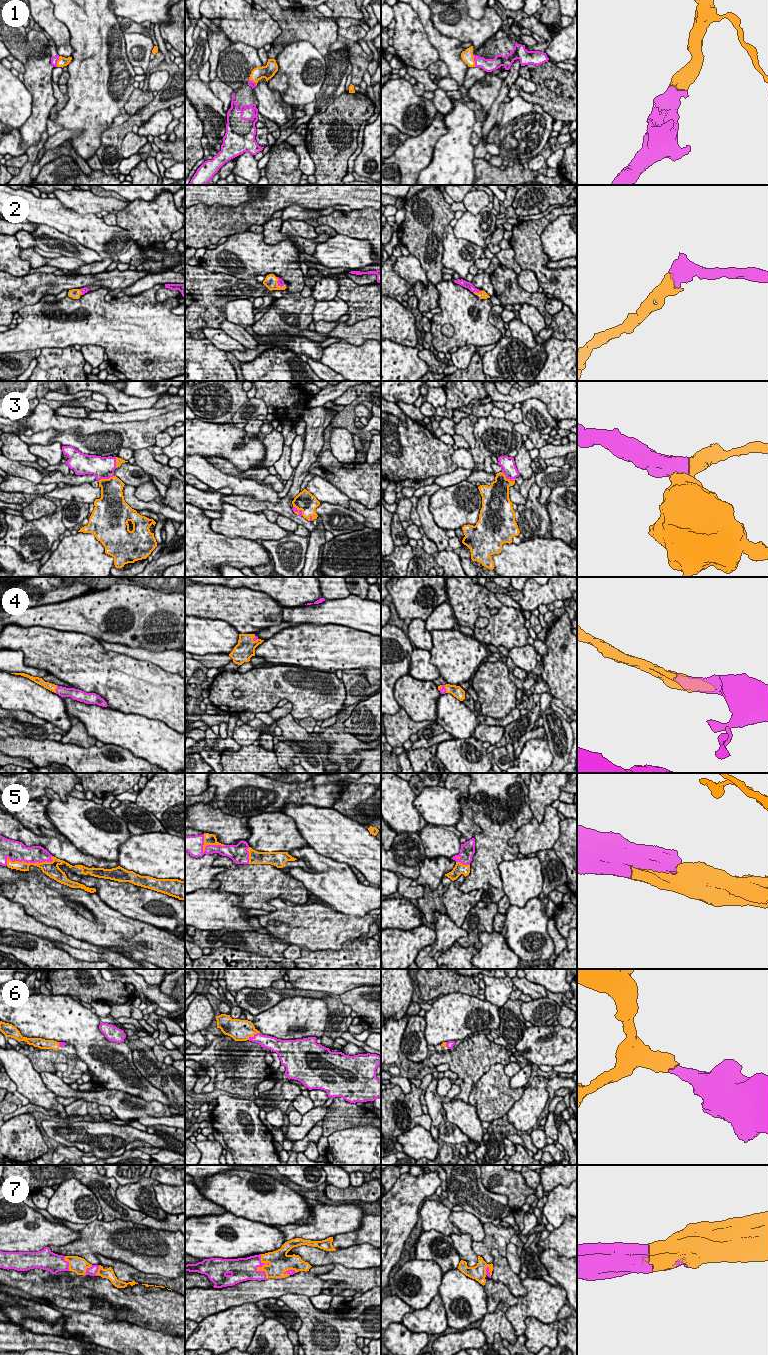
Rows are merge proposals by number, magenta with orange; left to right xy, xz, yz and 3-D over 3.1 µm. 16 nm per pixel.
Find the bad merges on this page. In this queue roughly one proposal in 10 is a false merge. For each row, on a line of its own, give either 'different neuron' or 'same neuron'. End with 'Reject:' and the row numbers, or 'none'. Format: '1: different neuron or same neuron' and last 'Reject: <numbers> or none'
1: same neuron
2: same neuron
3: same neuron
4: same neuron
5: same neuron
6: same neuron
7: same neuron
Reject: none

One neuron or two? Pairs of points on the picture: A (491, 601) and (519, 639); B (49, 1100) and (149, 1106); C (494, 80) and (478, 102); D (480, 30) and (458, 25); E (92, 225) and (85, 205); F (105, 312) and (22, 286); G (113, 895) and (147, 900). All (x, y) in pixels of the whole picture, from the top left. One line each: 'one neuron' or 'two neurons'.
A: one neuron
B: two neurons
C: one neuron
D: one neuron
E: two neurons
F: two neurons
G: one neuron

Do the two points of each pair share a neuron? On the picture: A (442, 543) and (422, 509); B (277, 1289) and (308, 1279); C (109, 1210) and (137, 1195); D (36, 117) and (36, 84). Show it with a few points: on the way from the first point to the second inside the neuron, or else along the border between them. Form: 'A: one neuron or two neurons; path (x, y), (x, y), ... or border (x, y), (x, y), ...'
A: one neuron; path (437, 535), (428, 525), (426, 517)
B: one neuron; path (285, 1286), (300, 1283)
C: two neurons; border (118, 1185), (116, 1198), (132, 1209), (143, 1213)
D: one neuron; path (38, 109), (38, 92)

